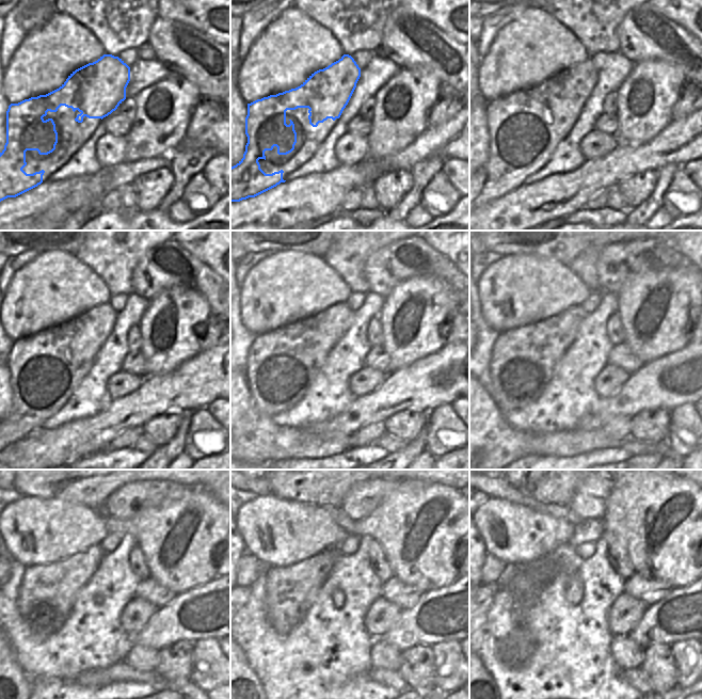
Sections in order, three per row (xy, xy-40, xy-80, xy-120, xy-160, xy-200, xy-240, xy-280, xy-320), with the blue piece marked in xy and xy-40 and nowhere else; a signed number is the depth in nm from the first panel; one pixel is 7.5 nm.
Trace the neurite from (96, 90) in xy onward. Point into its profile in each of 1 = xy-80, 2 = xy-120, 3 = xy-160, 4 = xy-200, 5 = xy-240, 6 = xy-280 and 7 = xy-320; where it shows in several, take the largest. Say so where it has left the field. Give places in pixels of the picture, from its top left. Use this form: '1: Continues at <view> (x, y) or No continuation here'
1: Continues at xy-80 (563, 95)
2: Continues at xy-120 (83, 336)
3: Continues at xy-160 (266, 368)
4: Continues at xy-200 (510, 367)
5: Continues at xy-240 (34, 605)
6: Continues at xy-280 (309, 574)
7: Continues at xy-320 (536, 575)

